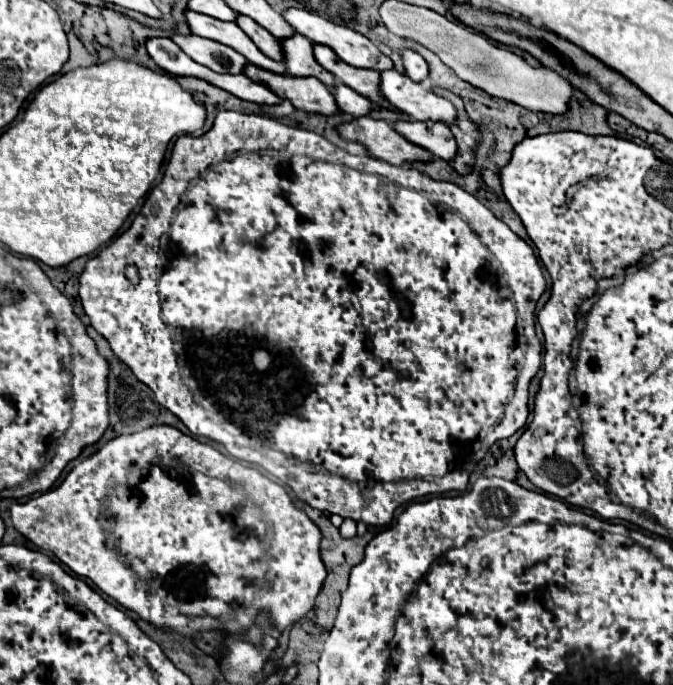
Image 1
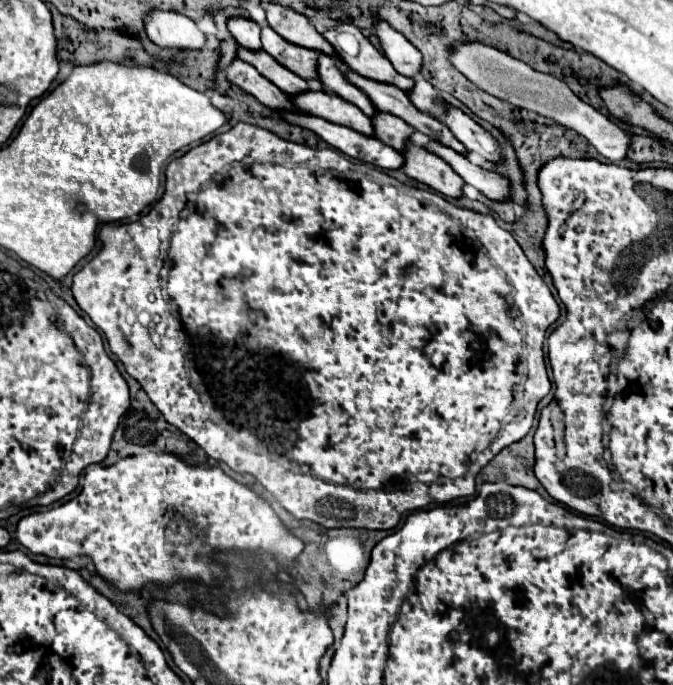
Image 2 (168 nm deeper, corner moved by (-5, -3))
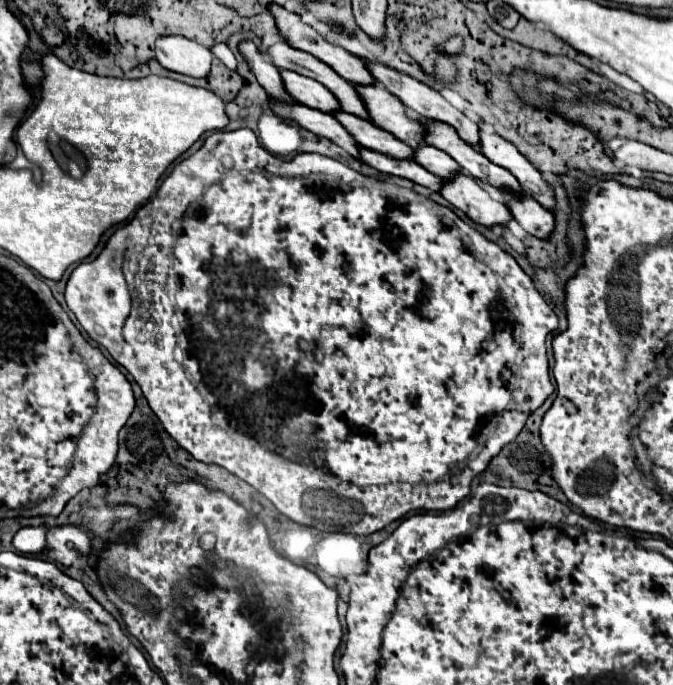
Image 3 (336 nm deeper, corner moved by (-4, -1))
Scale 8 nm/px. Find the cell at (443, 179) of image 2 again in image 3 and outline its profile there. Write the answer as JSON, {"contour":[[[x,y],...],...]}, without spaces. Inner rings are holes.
{"contour":[[[459,174],[453,182],[447,182],[441,196],[451,202],[453,208],[465,212],[473,222],[487,228],[507,226],[513,220],[511,210],[503,200],[495,198],[479,182],[465,174]]]}

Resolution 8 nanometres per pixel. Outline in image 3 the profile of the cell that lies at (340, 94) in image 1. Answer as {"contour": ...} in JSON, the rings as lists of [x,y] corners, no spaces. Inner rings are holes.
{"contour":[[[419,146],[417,148],[417,162],[427,168],[429,172],[445,178],[445,180],[453,180],[459,172],[461,172],[461,166],[445,152],[437,150],[435,146]]]}

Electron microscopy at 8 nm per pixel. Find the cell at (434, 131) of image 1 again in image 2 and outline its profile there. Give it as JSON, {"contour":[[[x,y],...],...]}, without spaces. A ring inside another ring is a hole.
{"contour":[[[430,140],[424,148],[428,152],[432,152],[432,154],[438,154],[440,158],[444,158],[444,162],[448,162],[454,168],[454,172],[460,174],[460,178],[466,184],[472,184],[474,188],[478,188],[488,198],[492,198],[492,200],[510,198],[506,178],[502,178],[502,176],[498,176],[494,172],[486,172],[480,166],[474,166],[466,156],[458,154],[456,150],[448,148],[448,146],[442,146],[438,140]]]}

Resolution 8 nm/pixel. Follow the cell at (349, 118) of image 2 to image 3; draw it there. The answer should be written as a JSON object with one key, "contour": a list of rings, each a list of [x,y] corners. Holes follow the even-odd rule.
{"contour":[[[347,112],[335,114],[335,118],[345,126],[345,130],[349,130],[349,134],[357,138],[357,142],[361,142],[363,148],[387,154],[395,160],[415,160],[415,152],[411,146],[405,146],[405,142],[401,142],[399,138],[393,138],[393,134],[389,134],[387,130],[381,130],[373,122],[365,122],[363,118],[357,118]]]}

